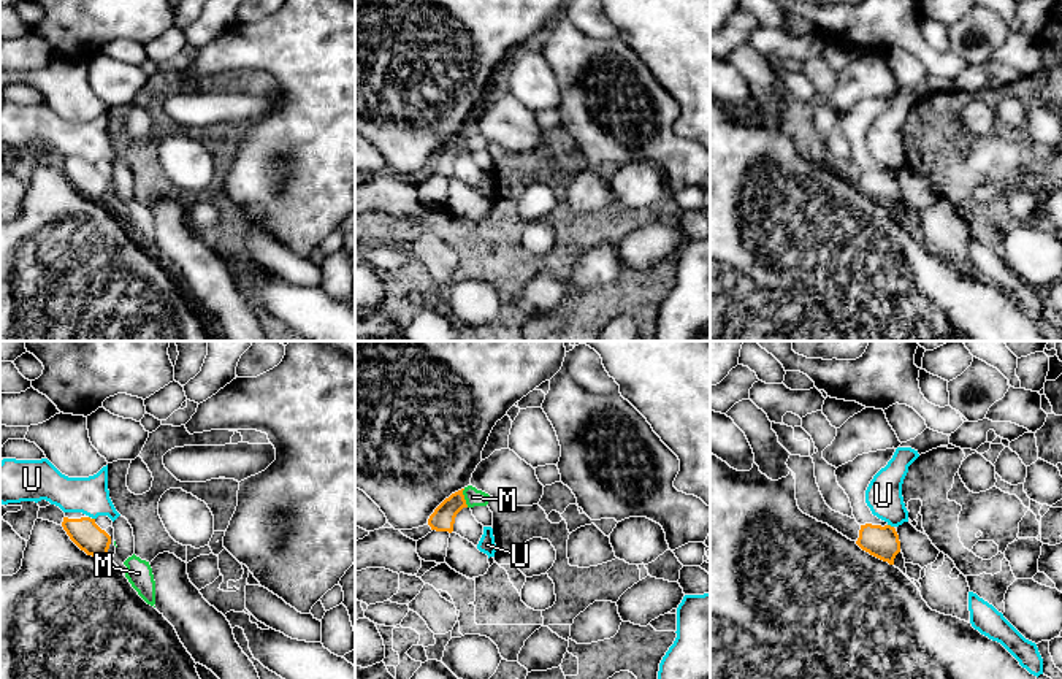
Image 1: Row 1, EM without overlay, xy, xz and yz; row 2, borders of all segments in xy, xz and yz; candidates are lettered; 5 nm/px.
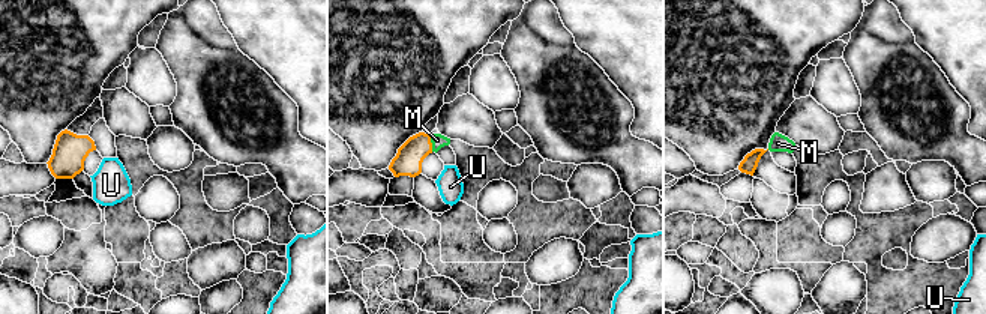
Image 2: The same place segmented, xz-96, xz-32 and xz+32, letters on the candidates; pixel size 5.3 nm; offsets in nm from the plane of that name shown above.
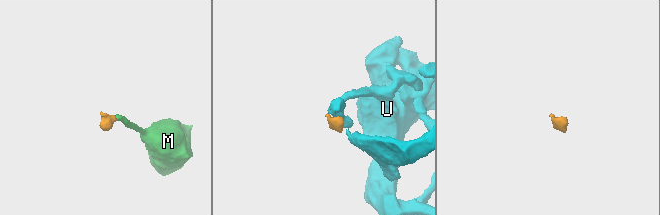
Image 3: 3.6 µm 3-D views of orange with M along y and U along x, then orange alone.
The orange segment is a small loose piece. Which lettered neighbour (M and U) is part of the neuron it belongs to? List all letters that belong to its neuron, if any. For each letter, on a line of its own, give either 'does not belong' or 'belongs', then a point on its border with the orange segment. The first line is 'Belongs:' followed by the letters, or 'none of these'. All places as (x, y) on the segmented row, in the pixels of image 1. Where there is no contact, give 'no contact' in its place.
Belongs: M
M: belongs; contact xz (463, 498)
U: does not belong; contact yz (890, 525)

